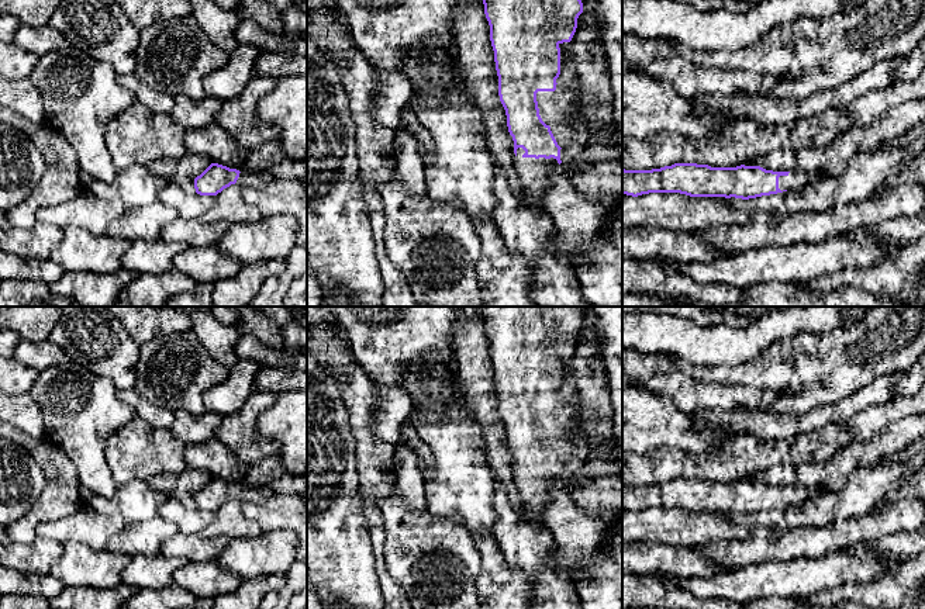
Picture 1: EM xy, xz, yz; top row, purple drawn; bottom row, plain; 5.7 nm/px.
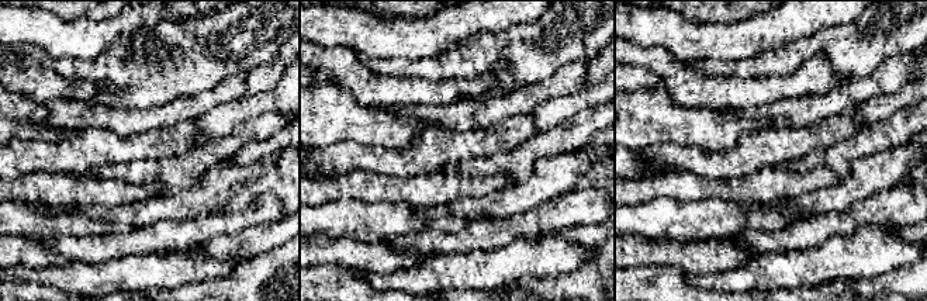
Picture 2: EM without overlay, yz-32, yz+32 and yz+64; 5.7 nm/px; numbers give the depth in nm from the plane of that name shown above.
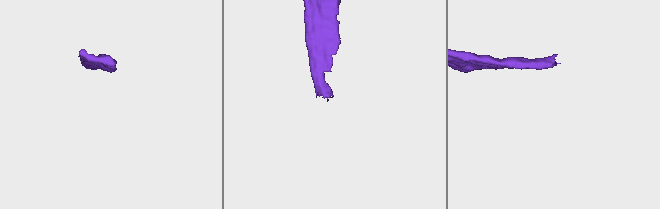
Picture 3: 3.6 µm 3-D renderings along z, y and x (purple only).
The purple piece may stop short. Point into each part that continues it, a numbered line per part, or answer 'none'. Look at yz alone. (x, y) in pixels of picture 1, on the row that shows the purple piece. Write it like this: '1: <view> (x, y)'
1: yz (797, 179)

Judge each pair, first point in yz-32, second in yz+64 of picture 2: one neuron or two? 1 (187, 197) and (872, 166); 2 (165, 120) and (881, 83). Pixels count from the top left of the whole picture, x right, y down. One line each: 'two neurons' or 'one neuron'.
1: one neuron
2: one neuron

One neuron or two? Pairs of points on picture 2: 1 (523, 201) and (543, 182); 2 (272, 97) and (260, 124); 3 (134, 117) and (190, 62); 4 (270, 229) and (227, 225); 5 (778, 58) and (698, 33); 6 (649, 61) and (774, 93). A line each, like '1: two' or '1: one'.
1: one
2: two
3: two
4: two
5: two
6: one

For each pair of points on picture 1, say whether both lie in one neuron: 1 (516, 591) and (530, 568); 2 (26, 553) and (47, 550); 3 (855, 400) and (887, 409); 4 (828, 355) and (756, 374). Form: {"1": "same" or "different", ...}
{"1": "different", "2": "same", "3": "different", "4": "same"}

